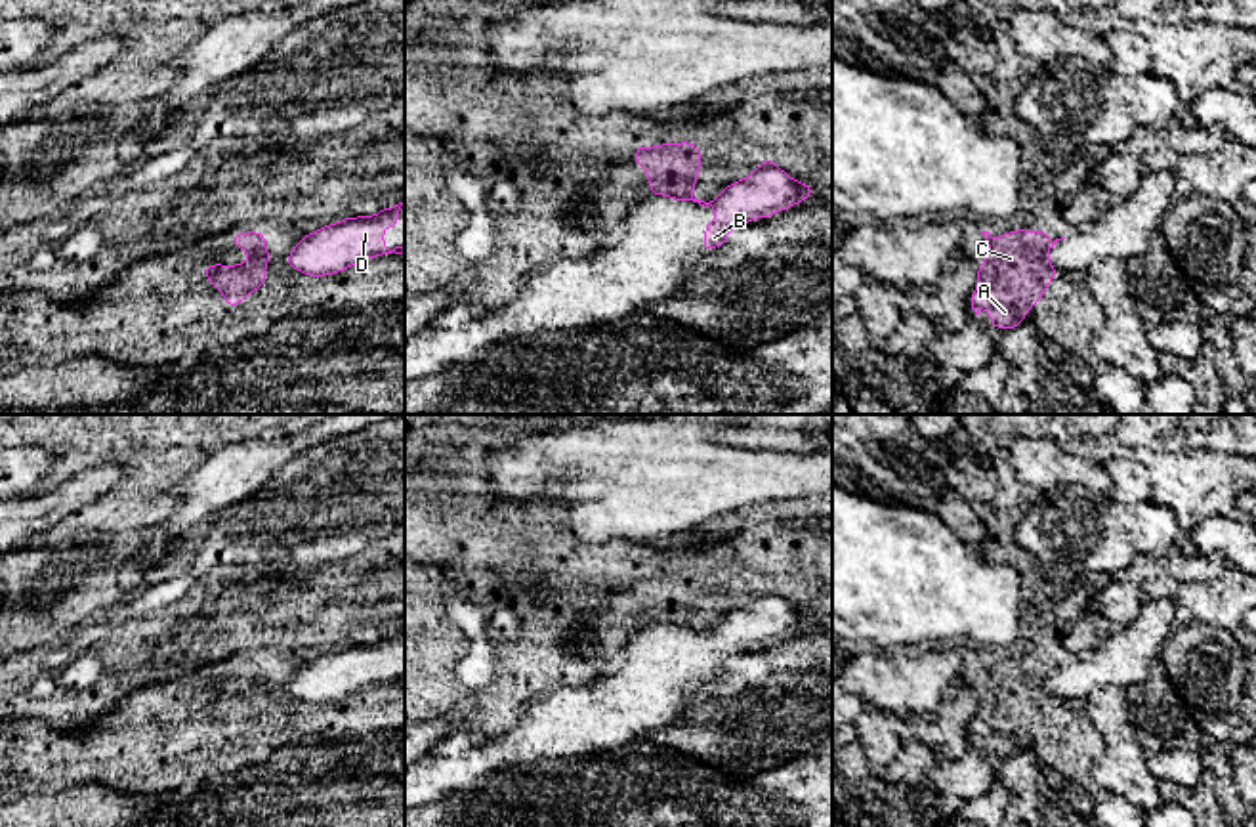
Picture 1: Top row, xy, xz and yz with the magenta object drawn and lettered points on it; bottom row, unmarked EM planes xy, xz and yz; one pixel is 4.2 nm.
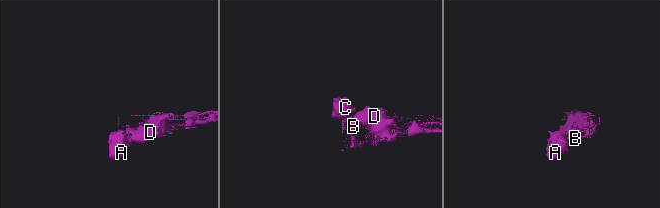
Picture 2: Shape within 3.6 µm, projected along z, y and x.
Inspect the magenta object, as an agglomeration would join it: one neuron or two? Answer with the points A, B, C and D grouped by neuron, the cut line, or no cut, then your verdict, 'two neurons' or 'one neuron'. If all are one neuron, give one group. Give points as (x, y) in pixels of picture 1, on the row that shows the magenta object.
A C / B D; cut in xz along (699, 201), (703, 203); two neurons

